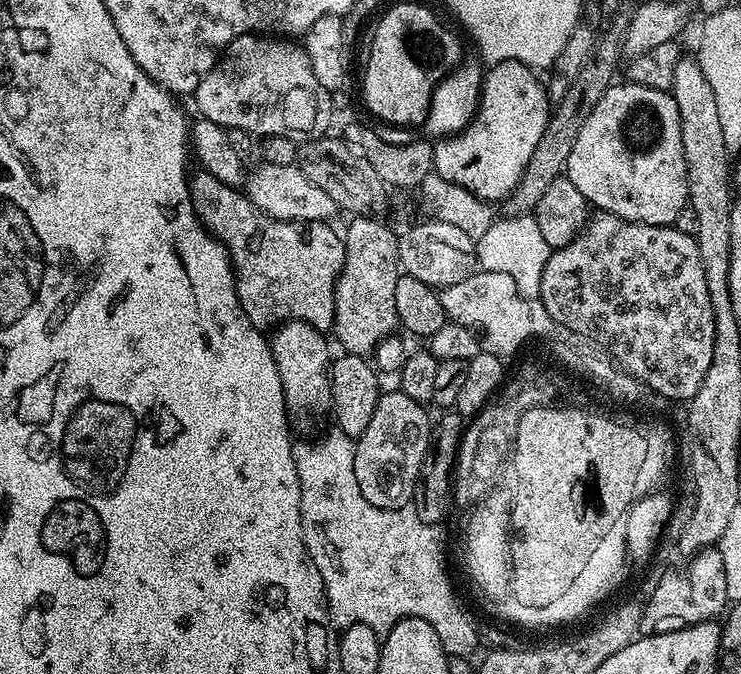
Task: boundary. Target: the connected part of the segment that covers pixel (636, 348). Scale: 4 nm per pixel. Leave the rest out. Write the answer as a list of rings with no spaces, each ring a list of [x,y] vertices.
[[[567,174],[554,178],[554,182],[550,182],[550,186],[547,187],[546,194],[542,194],[534,215],[538,222],[538,230],[542,230],[542,238],[546,238],[546,246],[552,251],[549,251],[548,261],[542,270],[542,286],[538,299],[546,306],[546,310],[555,322],[569,327],[576,334],[584,334],[592,338],[598,346],[609,353],[617,365],[628,372],[632,380],[640,380],[647,389],[653,393],[656,391],[658,395],[665,396],[668,400],[681,400],[681,402],[691,400],[694,394],[698,394],[702,386],[702,378],[706,378],[706,370],[710,370],[710,362],[714,358],[714,310],[710,304],[710,290],[706,288],[706,270],[702,270],[702,254],[698,254],[696,238],[690,234],[682,234],[682,230],[674,226],[639,224],[602,211],[597,211],[596,217],[584,228],[584,223],[588,220],[588,212],[590,213],[588,200],[582,198],[578,186],[570,182]]]

